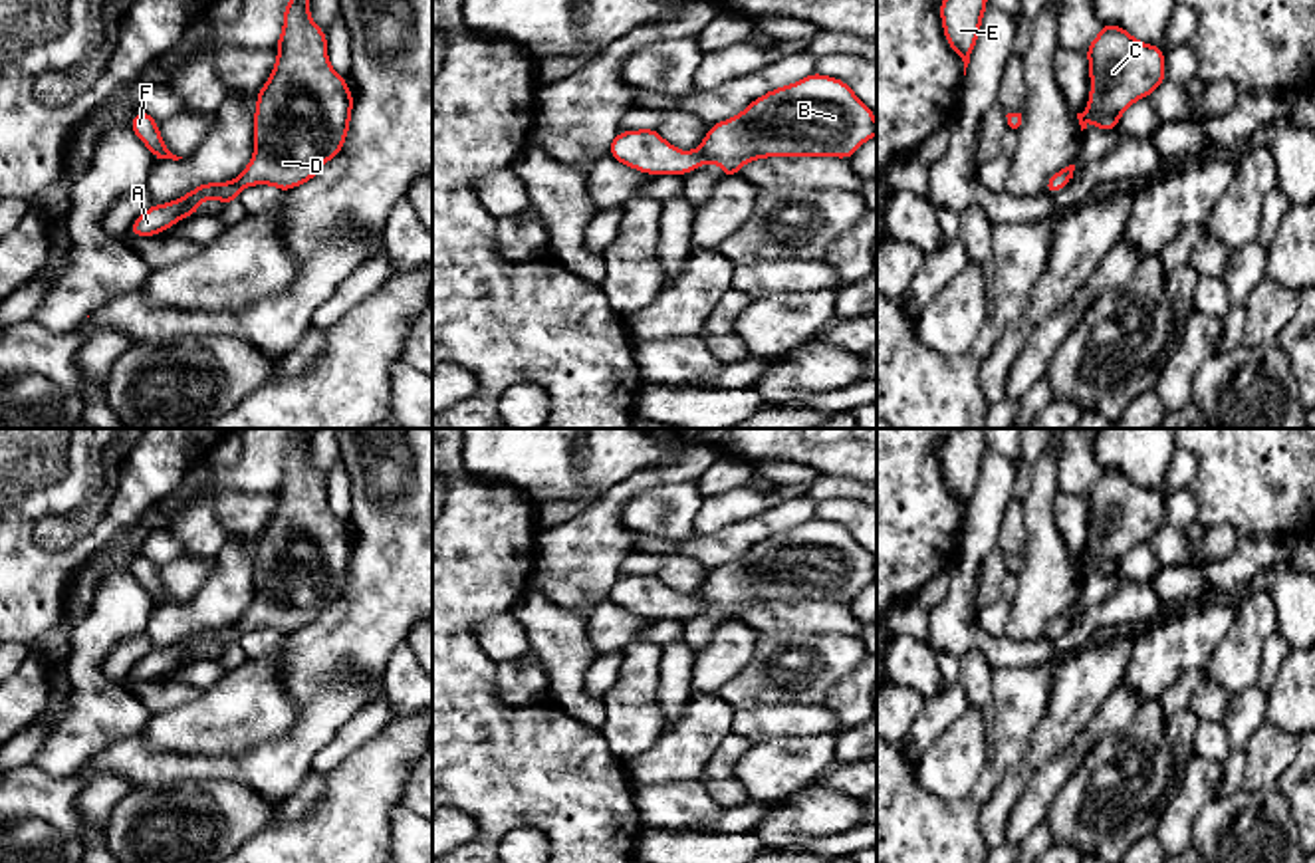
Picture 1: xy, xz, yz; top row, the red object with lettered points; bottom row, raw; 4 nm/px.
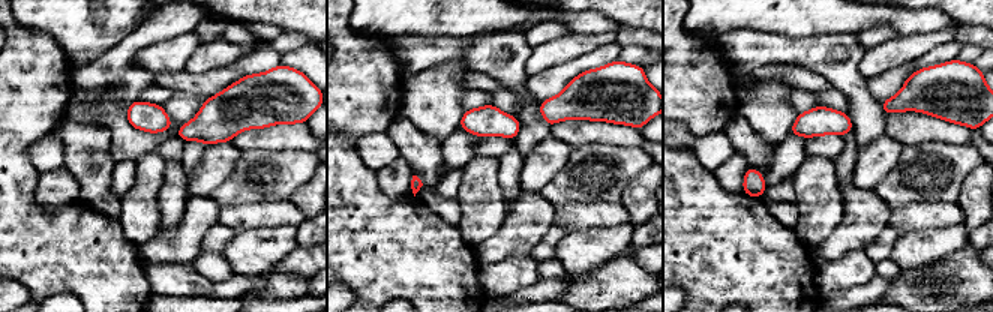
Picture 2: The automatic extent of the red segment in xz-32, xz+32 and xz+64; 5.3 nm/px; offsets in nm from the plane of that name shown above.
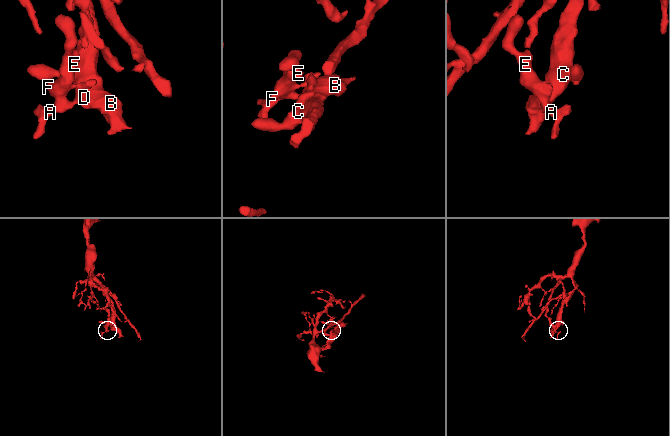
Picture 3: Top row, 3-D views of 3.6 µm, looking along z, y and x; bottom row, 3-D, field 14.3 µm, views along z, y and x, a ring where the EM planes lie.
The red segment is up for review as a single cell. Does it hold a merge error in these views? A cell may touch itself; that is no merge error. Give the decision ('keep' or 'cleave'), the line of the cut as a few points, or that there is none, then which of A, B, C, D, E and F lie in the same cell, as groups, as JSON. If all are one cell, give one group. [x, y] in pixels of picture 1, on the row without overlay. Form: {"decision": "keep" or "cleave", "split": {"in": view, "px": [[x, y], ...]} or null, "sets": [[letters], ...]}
{"decision": "keep", "split": null, "sets": [["A", "B", "C", "D", "E", "F"]]}

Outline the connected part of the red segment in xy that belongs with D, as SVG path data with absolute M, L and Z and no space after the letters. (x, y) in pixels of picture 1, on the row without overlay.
M305 429L286 448L278 506L256 544L248 611L232 627L204 627L173 647L153 649L129 671L129 678L157 680L198 659L204 643L228 649L244 631L274 629L286 637L311 625L343 595L355 542L327 504L325 476L309 462L313 432Z

